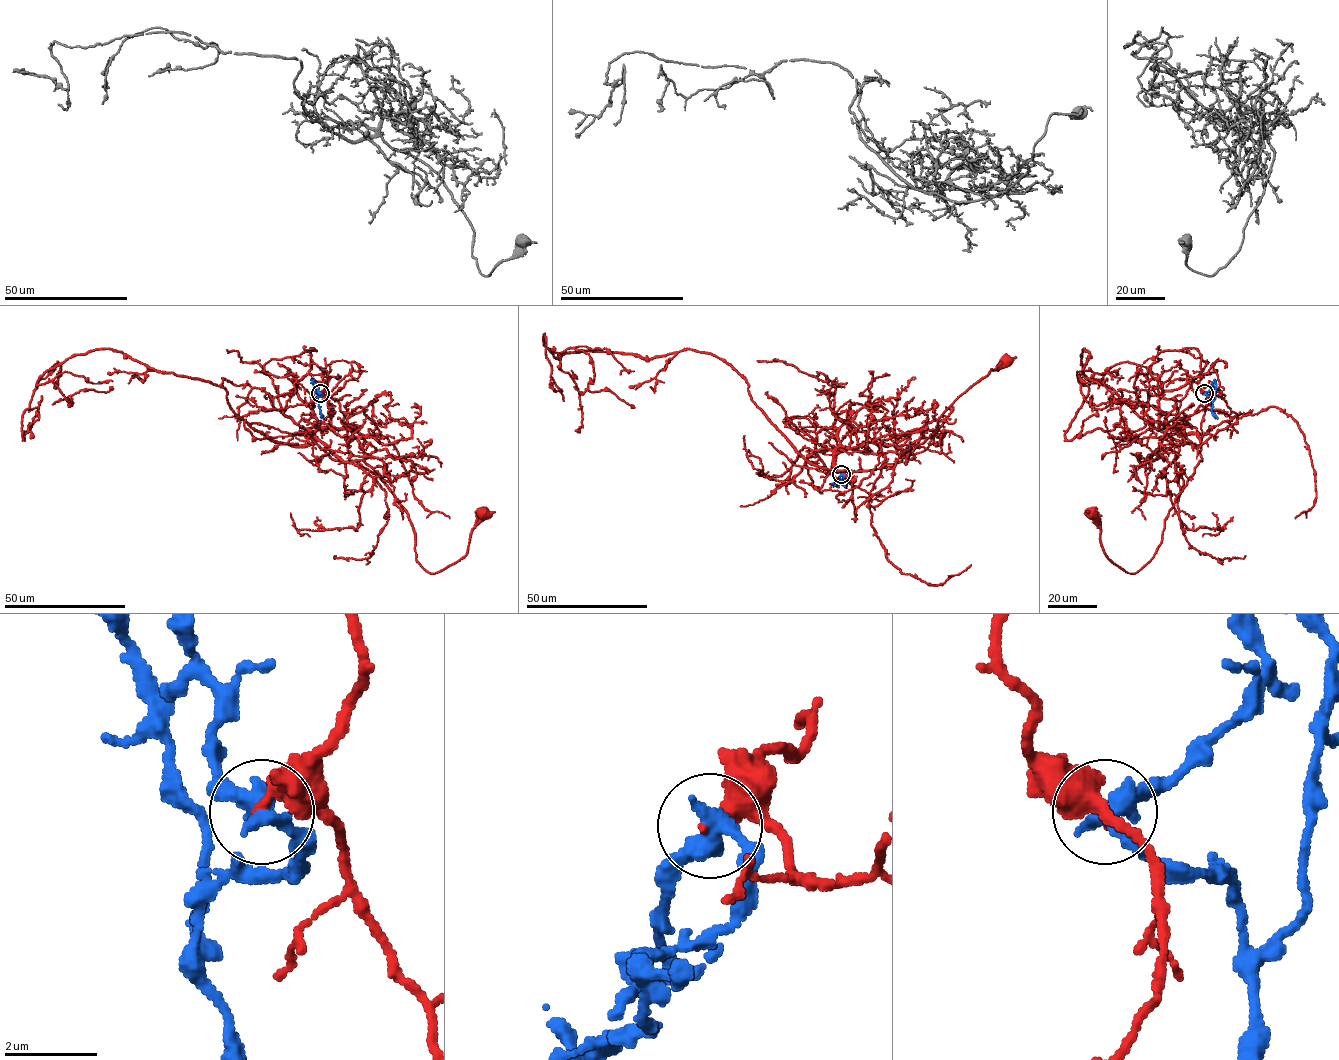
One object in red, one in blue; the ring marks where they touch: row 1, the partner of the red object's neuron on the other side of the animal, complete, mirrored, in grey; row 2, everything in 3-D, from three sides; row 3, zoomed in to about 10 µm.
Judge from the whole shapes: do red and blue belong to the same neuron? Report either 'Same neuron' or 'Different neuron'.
Different neuron

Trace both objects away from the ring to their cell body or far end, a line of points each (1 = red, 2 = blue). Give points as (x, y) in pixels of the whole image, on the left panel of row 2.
1: (320, 393), (320, 375), (294, 388), (316, 443), (379, 476), (424, 569), (461, 559), (485, 515)
2: (320, 393), (321, 396), (316, 400), (310, 379)

